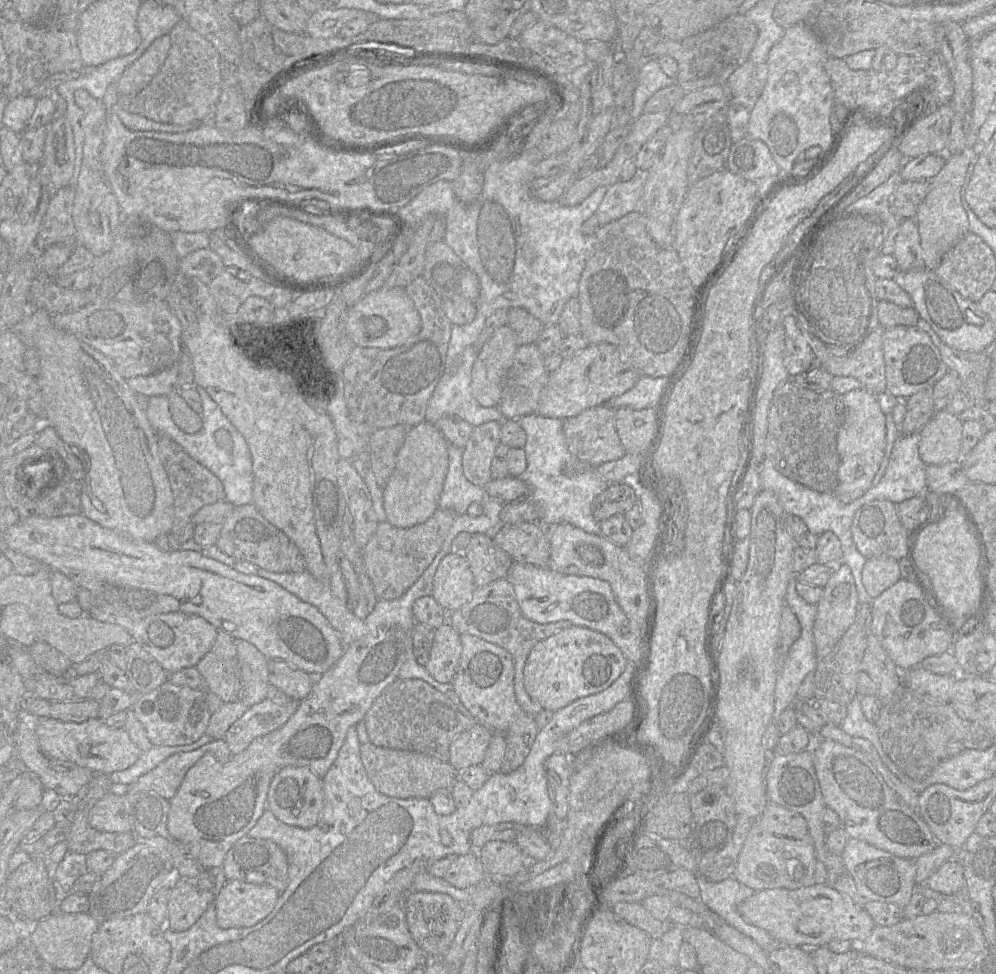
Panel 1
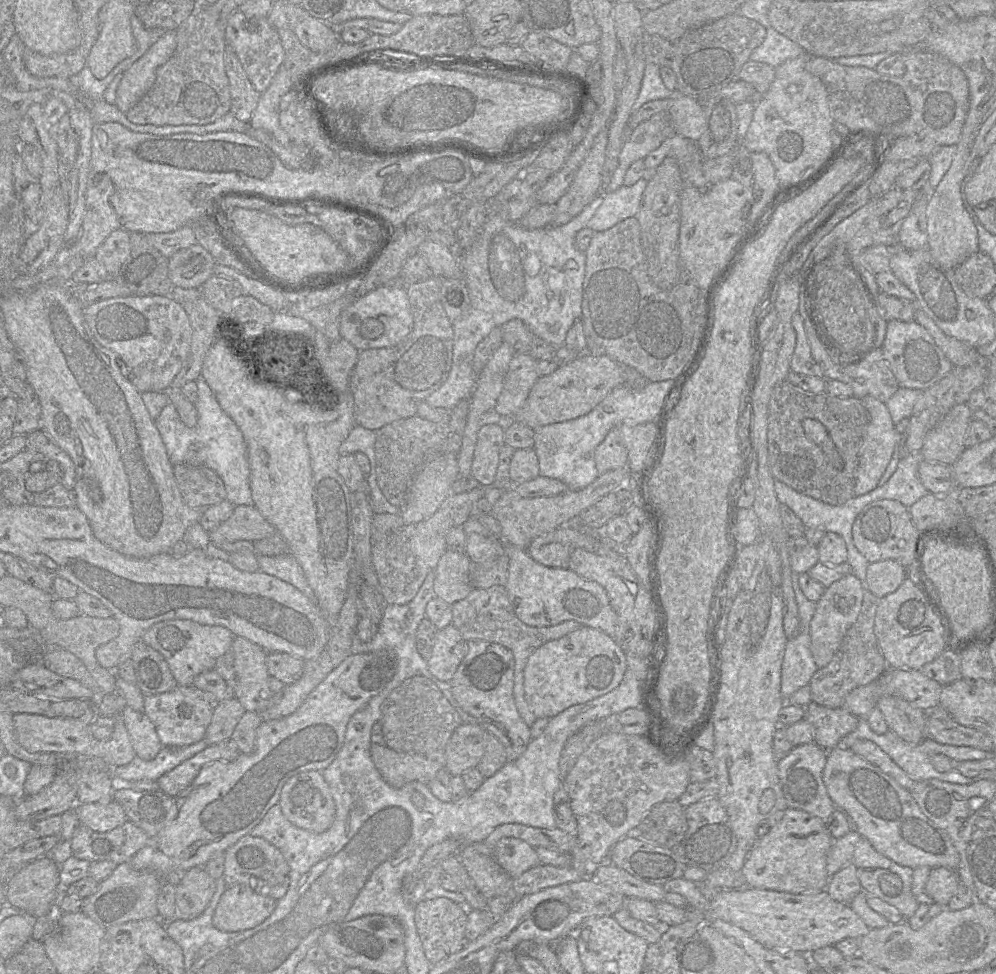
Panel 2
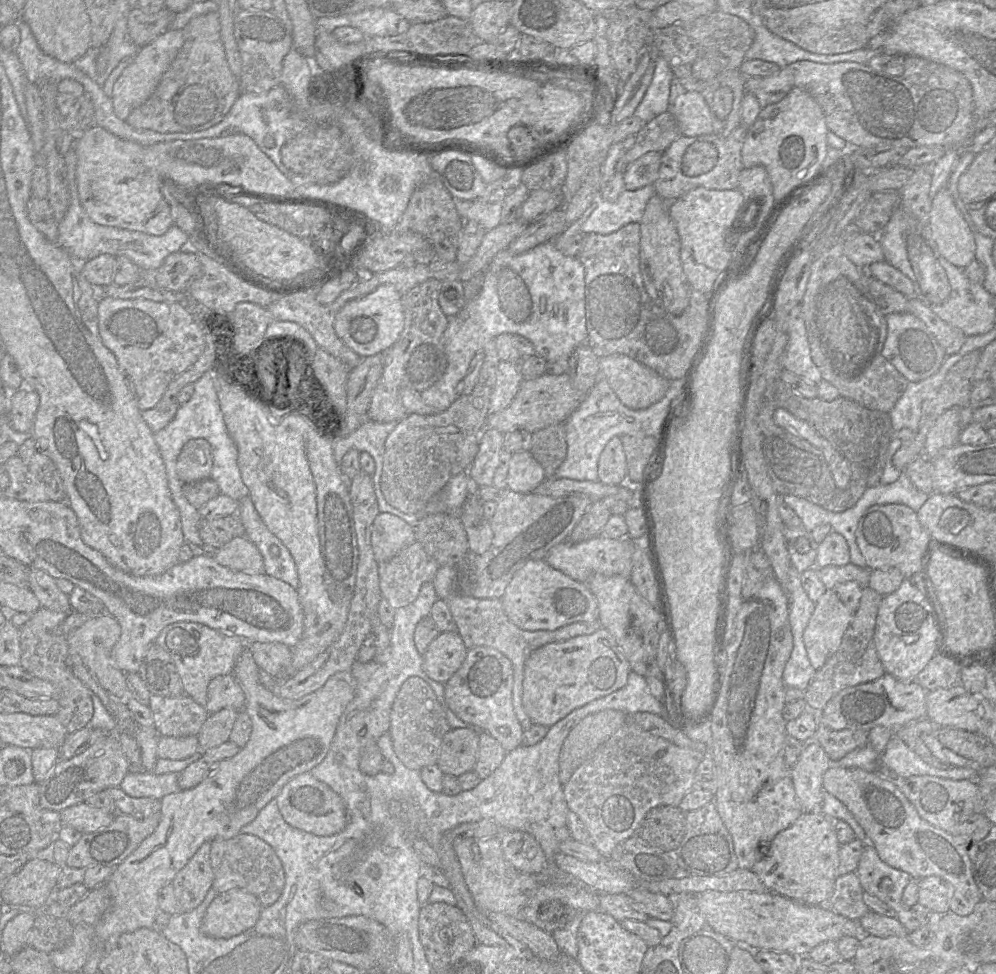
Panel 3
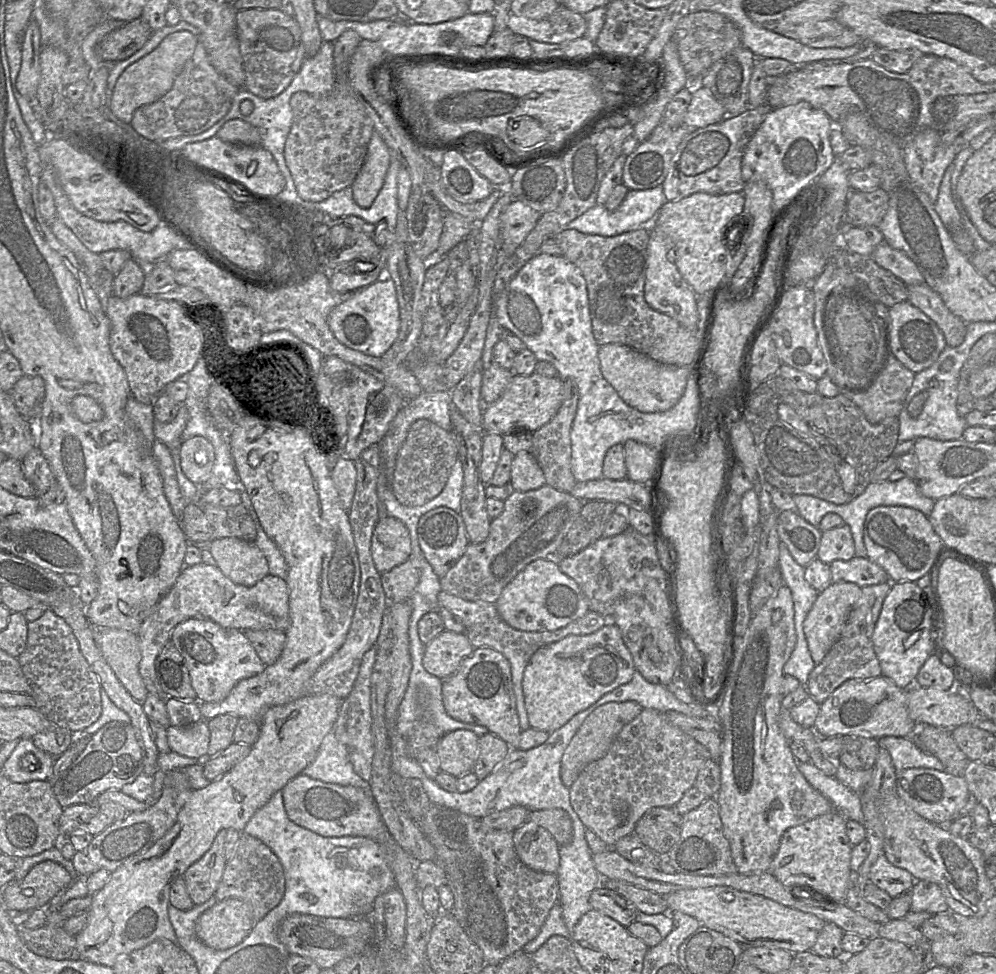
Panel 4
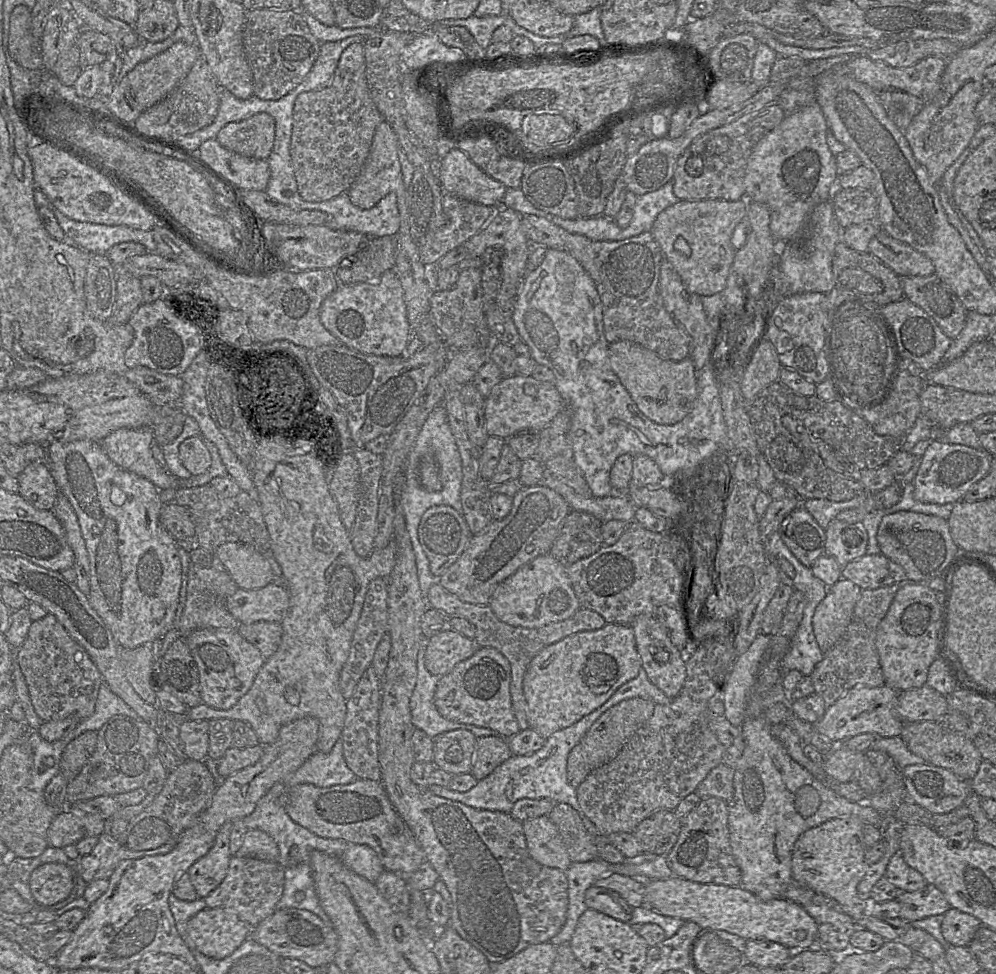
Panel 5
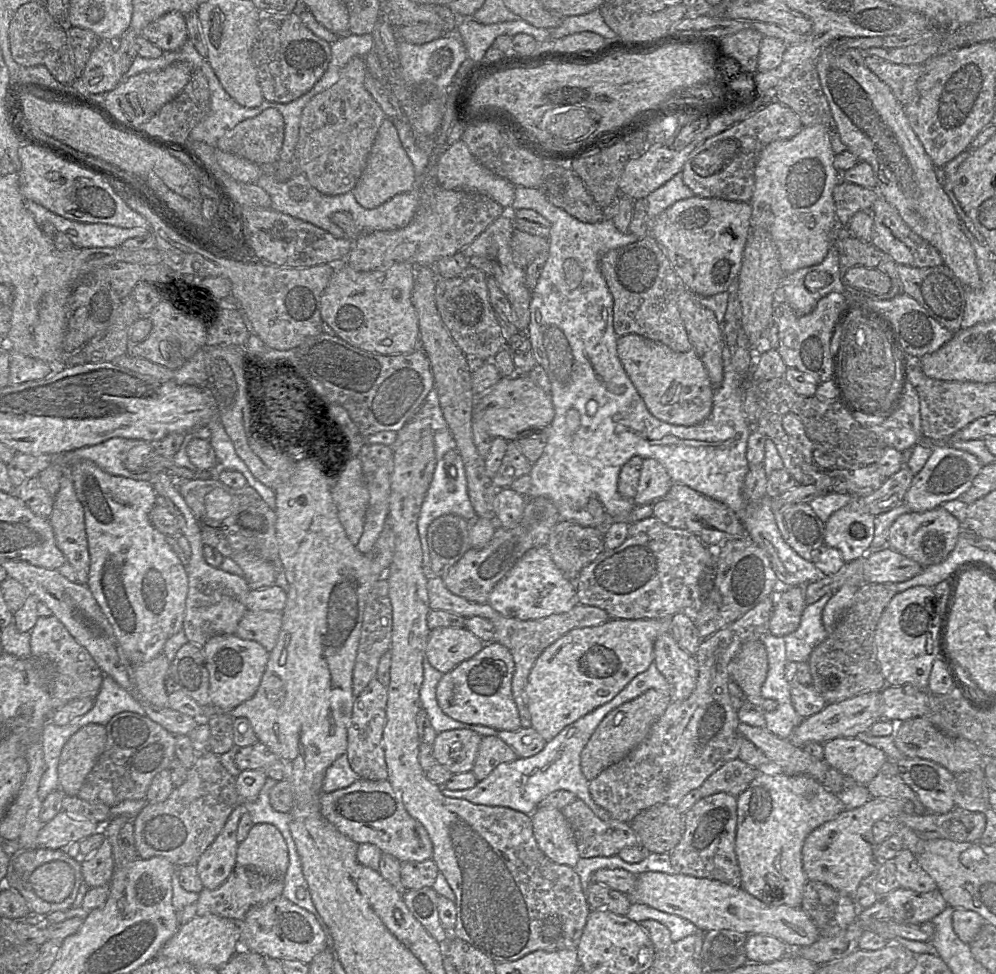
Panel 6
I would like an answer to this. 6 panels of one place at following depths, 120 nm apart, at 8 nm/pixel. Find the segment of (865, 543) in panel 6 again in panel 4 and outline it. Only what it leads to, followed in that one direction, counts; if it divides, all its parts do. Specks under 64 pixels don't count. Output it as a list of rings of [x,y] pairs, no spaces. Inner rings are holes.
[[[848,525],[823,531],[817,558],[830,564],[835,560],[850,560],[855,557],[854,540]]]

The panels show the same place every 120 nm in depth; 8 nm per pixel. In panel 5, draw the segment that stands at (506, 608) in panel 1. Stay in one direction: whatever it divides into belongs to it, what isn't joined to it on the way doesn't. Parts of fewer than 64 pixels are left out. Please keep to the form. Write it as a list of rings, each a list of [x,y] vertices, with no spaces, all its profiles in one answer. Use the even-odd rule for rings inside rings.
[[[436,580],[426,595],[428,607],[440,610],[449,616],[463,617],[475,627],[474,642],[478,648],[491,647],[501,652],[511,666],[510,695],[512,709],[520,730],[529,728],[527,704],[523,694],[523,679],[531,660],[546,646],[556,643],[563,638],[580,632],[602,628],[606,621],[597,612],[581,607],[573,616],[563,621],[554,622],[540,628],[524,628],[511,626],[501,621],[489,604],[477,605],[461,601],[457,596],[444,589]]]

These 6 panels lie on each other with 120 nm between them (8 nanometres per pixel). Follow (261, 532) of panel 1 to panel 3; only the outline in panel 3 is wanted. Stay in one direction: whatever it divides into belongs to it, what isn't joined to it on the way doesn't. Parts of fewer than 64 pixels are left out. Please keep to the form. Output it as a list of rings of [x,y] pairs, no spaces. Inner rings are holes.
[[[237,514],[200,519],[200,538],[204,544],[209,544],[216,549],[221,548],[236,537],[245,537],[245,534],[244,525]]]

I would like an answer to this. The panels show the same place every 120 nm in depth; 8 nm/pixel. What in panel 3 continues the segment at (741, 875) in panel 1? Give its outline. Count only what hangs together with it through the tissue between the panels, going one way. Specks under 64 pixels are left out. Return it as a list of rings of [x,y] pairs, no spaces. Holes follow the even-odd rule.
[[[804,812],[770,842],[769,849],[752,867],[767,891],[807,905],[826,905],[838,875],[841,844],[833,820],[821,812]]]

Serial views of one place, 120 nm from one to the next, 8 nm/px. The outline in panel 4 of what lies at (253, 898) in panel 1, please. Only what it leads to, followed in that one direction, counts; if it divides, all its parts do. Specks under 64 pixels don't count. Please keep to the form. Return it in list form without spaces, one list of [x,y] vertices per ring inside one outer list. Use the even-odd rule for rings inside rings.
[[[229,898],[217,901],[198,918],[195,932],[200,941],[215,950],[227,950],[240,944],[255,925],[250,906]]]

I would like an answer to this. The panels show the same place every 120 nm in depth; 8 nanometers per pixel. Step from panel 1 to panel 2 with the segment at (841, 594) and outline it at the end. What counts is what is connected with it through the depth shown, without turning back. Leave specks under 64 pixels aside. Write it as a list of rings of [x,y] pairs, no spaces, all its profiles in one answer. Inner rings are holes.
[[[848,574],[832,583],[817,602],[811,621],[811,650],[819,668],[827,666],[841,646],[848,629],[856,622],[864,599],[865,587],[854,575]]]

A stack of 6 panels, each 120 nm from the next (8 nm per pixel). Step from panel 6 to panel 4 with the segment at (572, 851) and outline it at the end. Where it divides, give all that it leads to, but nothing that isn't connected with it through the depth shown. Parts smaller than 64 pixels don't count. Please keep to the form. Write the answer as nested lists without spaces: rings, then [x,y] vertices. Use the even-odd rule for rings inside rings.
[[[527,820],[512,835],[515,851],[527,867],[556,874],[560,865],[559,845],[546,829]]]

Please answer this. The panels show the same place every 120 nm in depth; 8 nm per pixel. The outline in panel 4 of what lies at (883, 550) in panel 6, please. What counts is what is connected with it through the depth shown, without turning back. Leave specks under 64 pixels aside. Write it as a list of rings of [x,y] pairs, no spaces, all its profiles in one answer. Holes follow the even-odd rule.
[[[868,557],[835,560],[829,565],[832,583],[850,582],[862,588],[890,581],[887,572]]]

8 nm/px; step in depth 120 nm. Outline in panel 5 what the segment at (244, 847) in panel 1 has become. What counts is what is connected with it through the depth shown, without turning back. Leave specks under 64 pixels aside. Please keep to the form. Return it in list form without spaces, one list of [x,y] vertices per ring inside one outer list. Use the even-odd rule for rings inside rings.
[[[232,856],[223,881],[203,899],[207,908],[232,911],[252,929],[275,911],[283,890],[284,868],[278,862]]]

